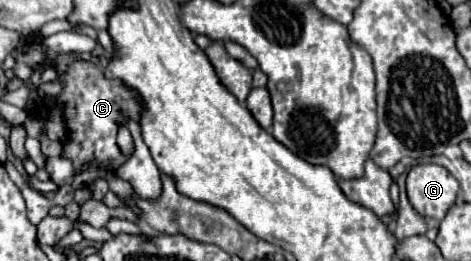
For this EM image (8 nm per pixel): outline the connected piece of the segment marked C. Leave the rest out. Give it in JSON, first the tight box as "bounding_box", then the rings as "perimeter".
{"bounding_box":[51,53,145,173],"perimeter":[[[61,53],[61,57],[53,59],[51,65],[59,77],[57,81],[63,85],[61,95],[55,97],[53,105],[61,115],[65,129],[69,131],[63,139],[61,157],[69,159],[75,167],[75,173],[81,173],[95,165],[97,169],[105,169],[109,173],[117,173],[117,169],[129,161],[129,155],[121,153],[117,145],[117,131],[121,125],[127,125],[129,119],[141,121],[141,113],[145,111],[143,101],[135,89],[129,89],[123,81],[113,81],[103,75],[95,63],[81,59],[79,53]]]}

